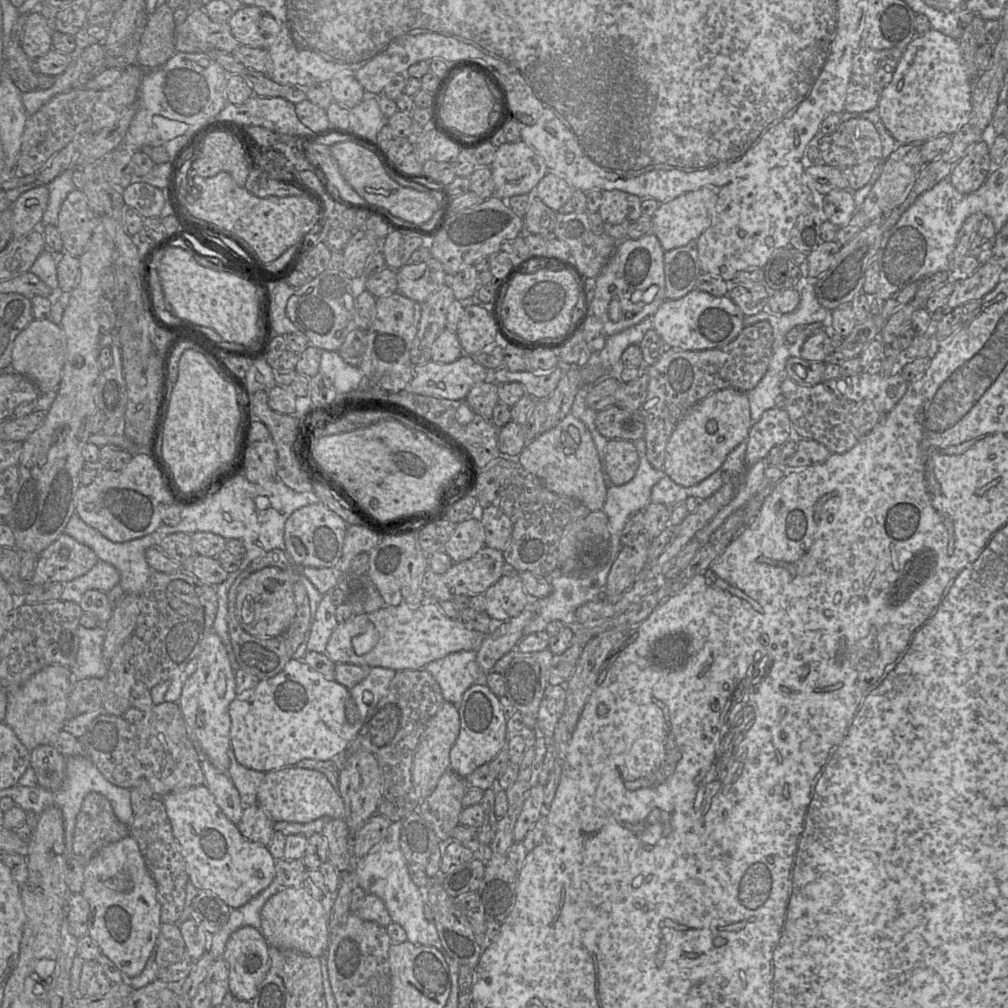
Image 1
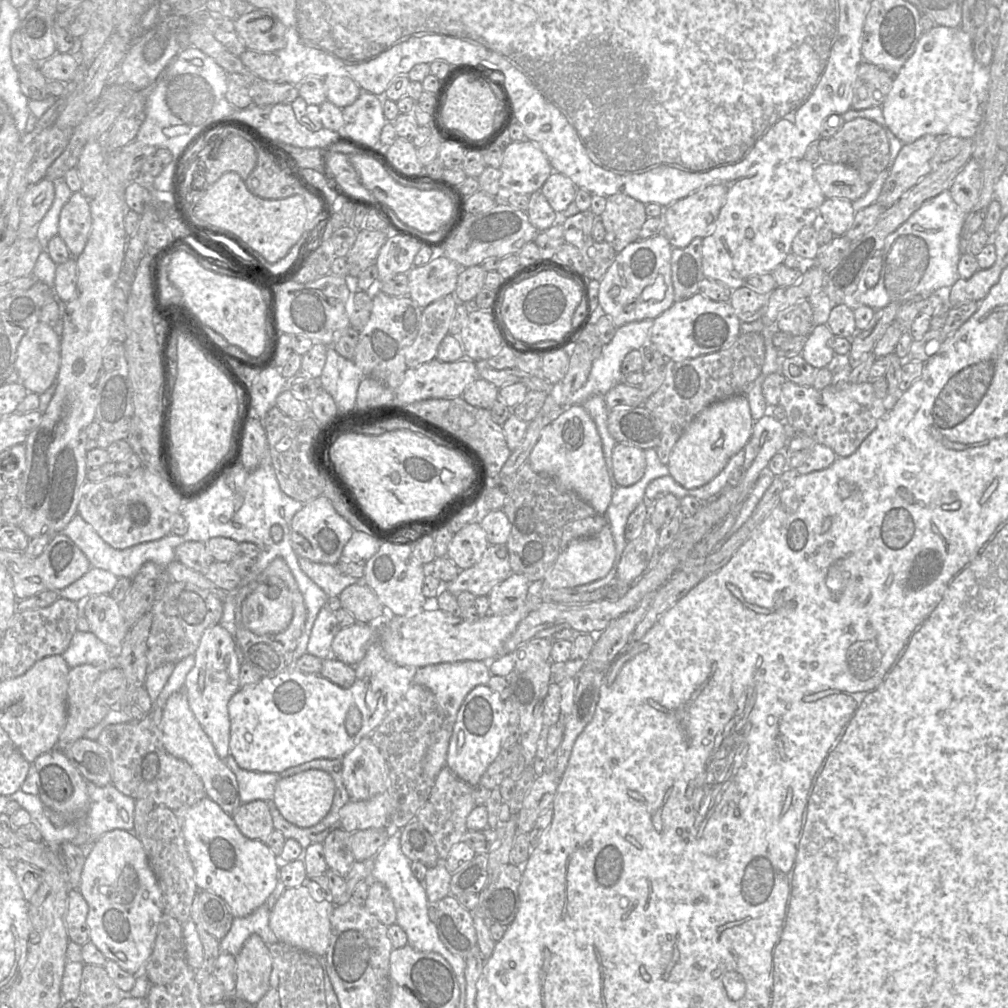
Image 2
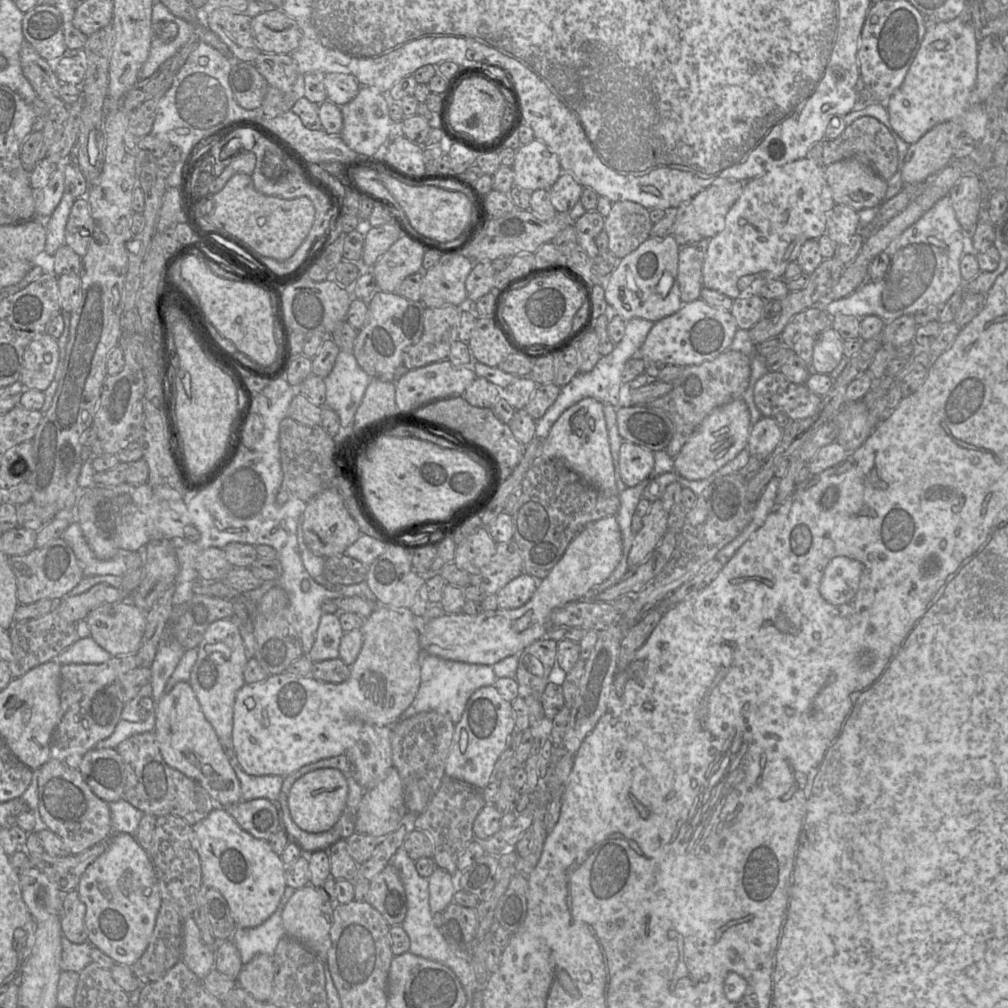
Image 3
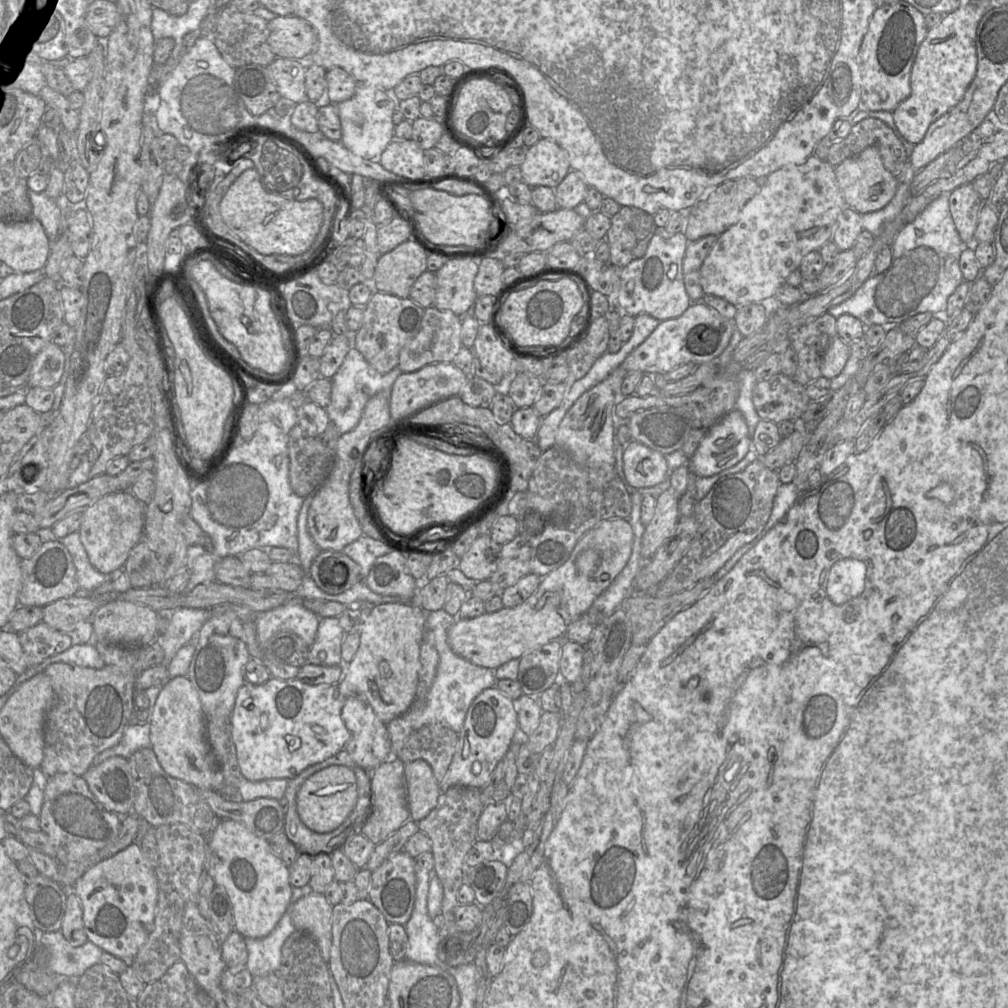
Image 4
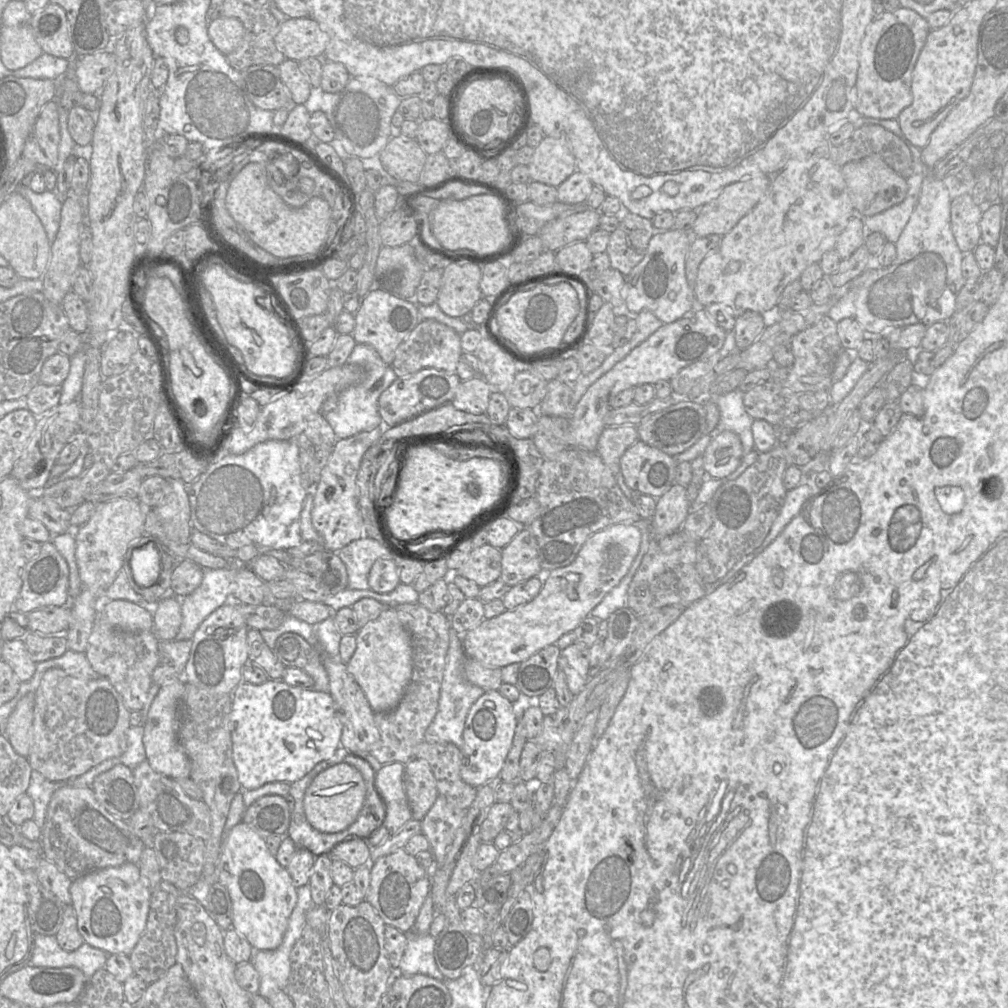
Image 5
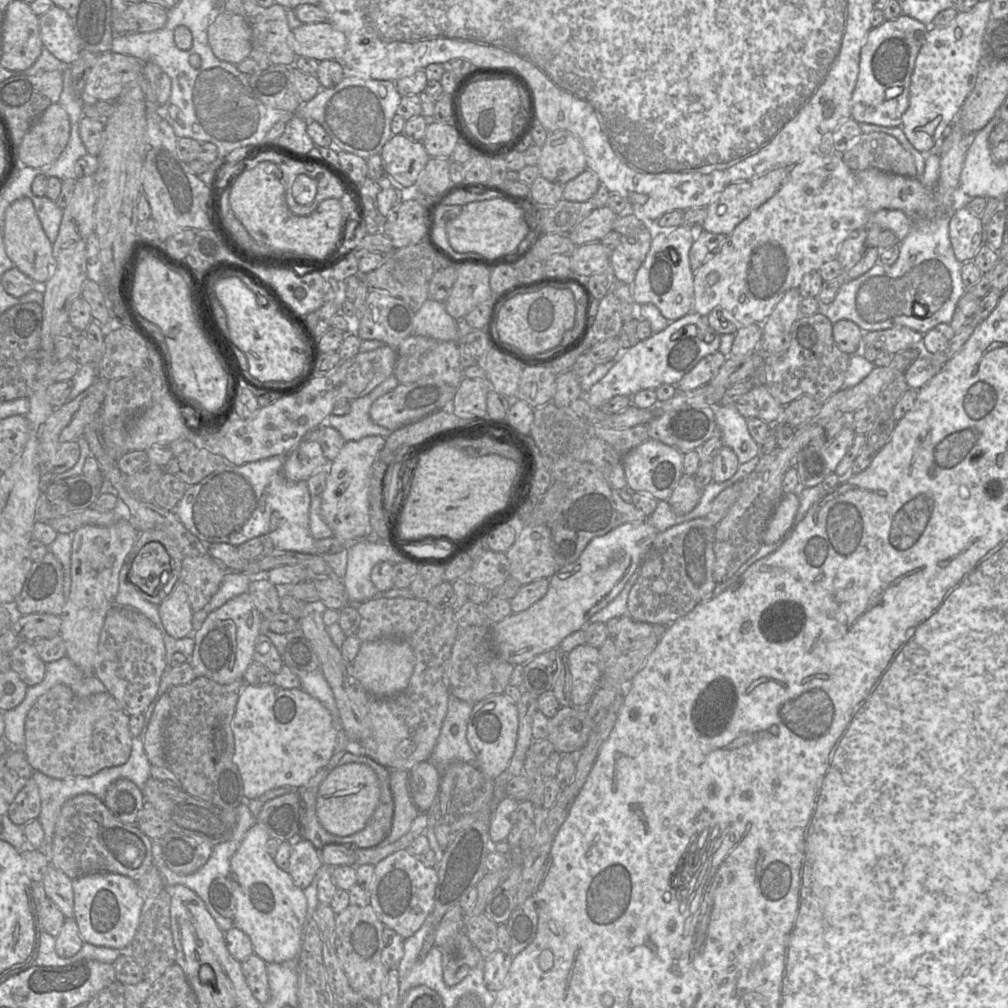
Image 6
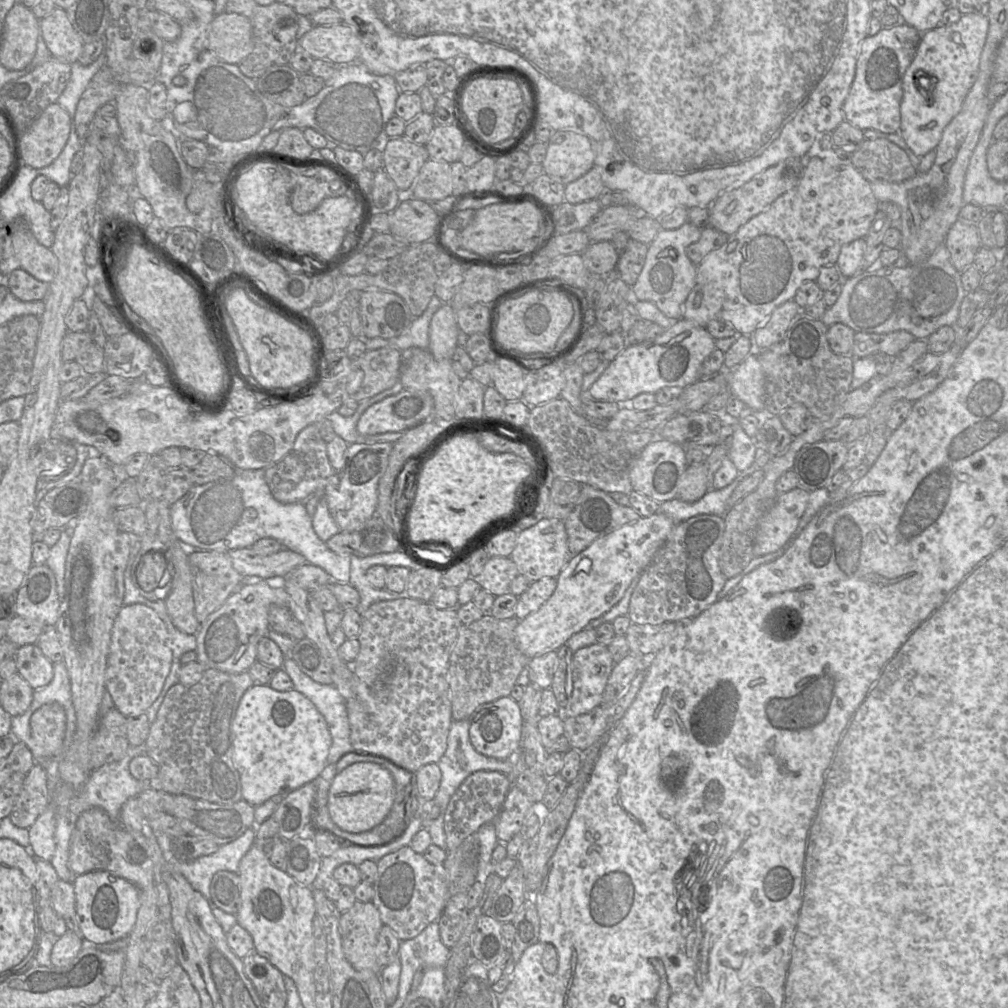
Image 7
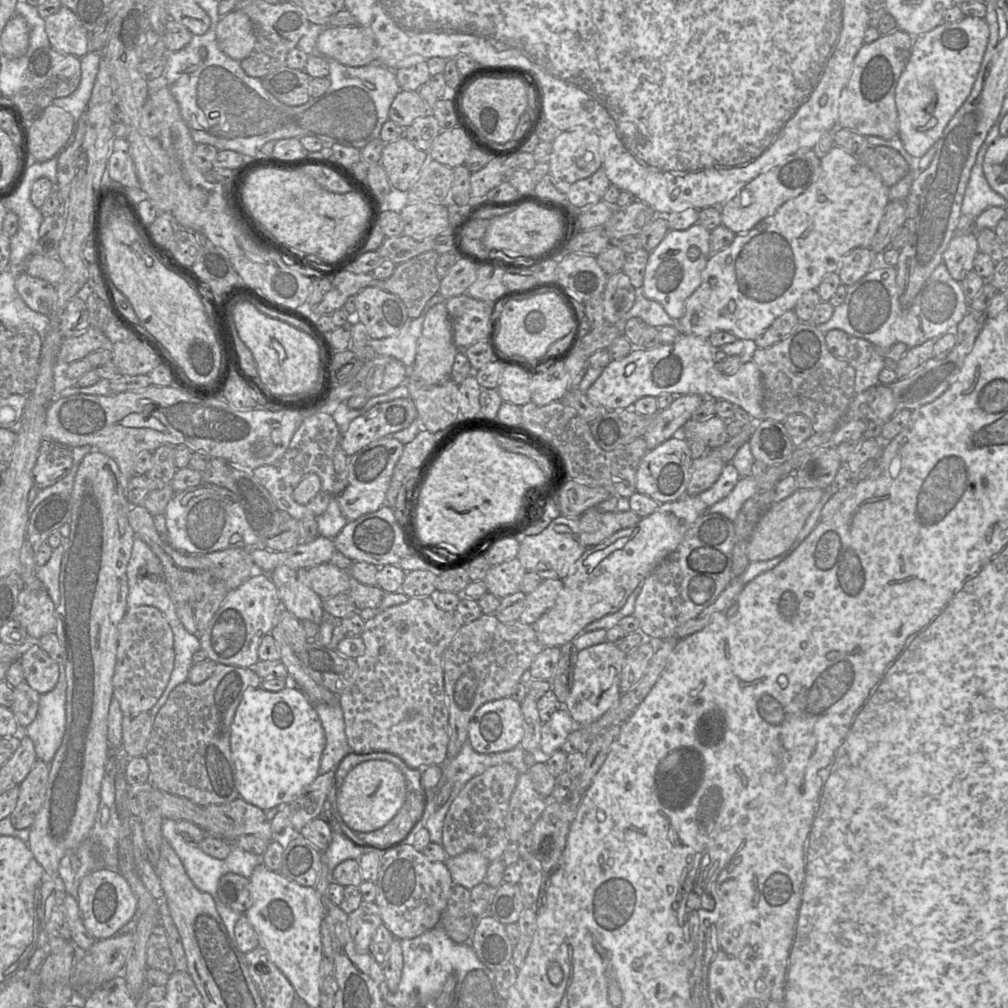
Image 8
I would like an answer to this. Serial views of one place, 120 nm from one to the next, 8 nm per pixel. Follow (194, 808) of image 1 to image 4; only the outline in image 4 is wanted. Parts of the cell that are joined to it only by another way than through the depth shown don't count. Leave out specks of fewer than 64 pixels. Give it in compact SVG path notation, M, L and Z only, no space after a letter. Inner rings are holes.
M219 819L207 837L208 869L216 885L223 887L232 904L235 931L244 938L263 938L269 935L284 912L291 897L292 885L289 880L289 867L271 850L268 841L248 829L244 824L232 819Z

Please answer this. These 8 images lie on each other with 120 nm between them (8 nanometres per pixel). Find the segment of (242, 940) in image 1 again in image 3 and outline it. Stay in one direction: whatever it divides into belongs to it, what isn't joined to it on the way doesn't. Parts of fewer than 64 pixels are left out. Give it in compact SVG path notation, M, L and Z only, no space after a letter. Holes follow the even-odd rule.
M266 954L255 955L244 964L237 976L237 985L259 1002L268 1002L273 989L274 963Z

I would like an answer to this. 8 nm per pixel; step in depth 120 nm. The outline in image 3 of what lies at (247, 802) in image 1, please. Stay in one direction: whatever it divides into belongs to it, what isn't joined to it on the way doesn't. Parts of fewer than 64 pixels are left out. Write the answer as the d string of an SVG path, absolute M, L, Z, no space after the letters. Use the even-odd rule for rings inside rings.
M233 751L231 753L234 762L234 771L240 781L242 801L256 798L265 798L272 802L278 800L283 776L280 775L249 775L239 765Z

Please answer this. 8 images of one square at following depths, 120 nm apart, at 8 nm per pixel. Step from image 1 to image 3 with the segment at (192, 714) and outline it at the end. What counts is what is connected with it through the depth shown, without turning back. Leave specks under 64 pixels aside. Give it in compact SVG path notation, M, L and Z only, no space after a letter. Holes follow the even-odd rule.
M233 619L212 622L205 630L197 651L189 683L205 718L213 726L223 746L232 753L233 705L237 691L245 684L243 671L247 663L238 625Z

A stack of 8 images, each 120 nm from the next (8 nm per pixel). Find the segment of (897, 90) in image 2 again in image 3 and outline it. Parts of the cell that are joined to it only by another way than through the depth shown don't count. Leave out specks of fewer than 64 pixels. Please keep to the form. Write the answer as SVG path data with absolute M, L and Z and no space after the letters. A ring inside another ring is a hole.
M966 5L964 11L955 19L940 21L933 29L926 31L904 81L885 102L890 124L896 133L908 144L913 144L935 125L953 121L962 127L963 134L969 135L976 142L981 141L985 135L987 123L984 104L970 105L968 102L968 97L976 85L977 69L976 29Z

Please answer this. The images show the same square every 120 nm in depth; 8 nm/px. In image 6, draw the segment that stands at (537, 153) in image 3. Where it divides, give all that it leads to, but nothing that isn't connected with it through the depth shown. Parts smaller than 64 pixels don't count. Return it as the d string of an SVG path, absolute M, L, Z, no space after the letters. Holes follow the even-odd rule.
M566 130L549 132L536 165L540 176L560 185L587 169L580 139Z

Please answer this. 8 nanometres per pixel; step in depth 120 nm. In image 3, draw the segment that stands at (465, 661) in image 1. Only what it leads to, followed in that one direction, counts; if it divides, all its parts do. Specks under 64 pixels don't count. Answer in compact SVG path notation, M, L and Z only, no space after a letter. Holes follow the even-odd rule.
M421 649L421 681L418 693L400 719L408 719L423 712L437 712L449 718L454 724L462 717L470 696L479 688L494 685L497 679L492 666L469 664L441 659Z

